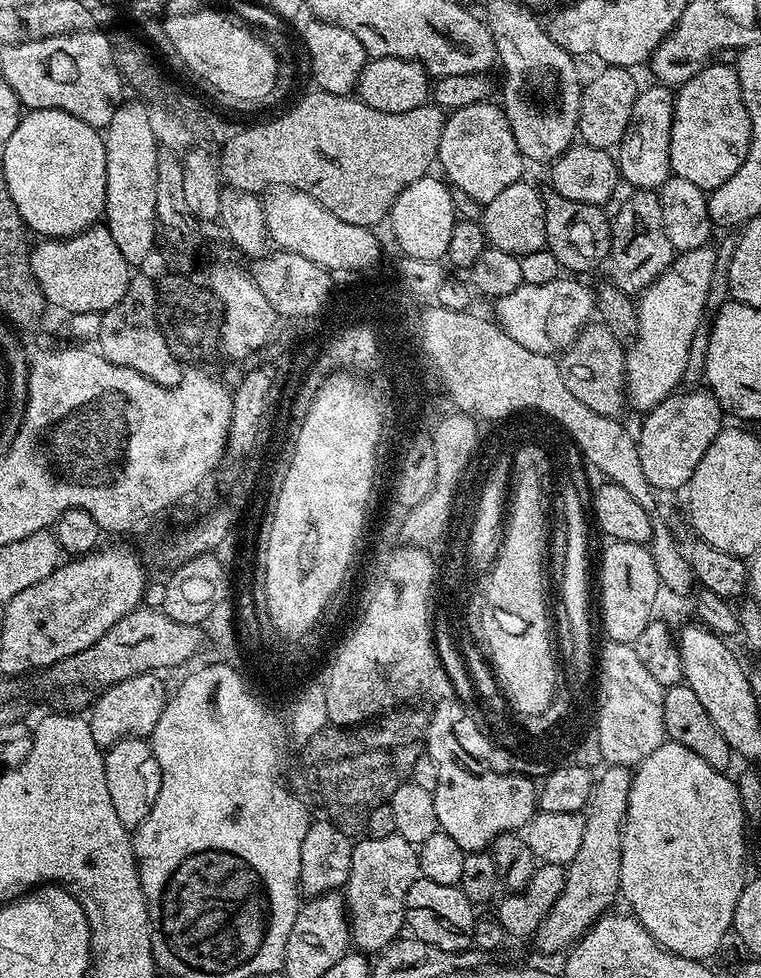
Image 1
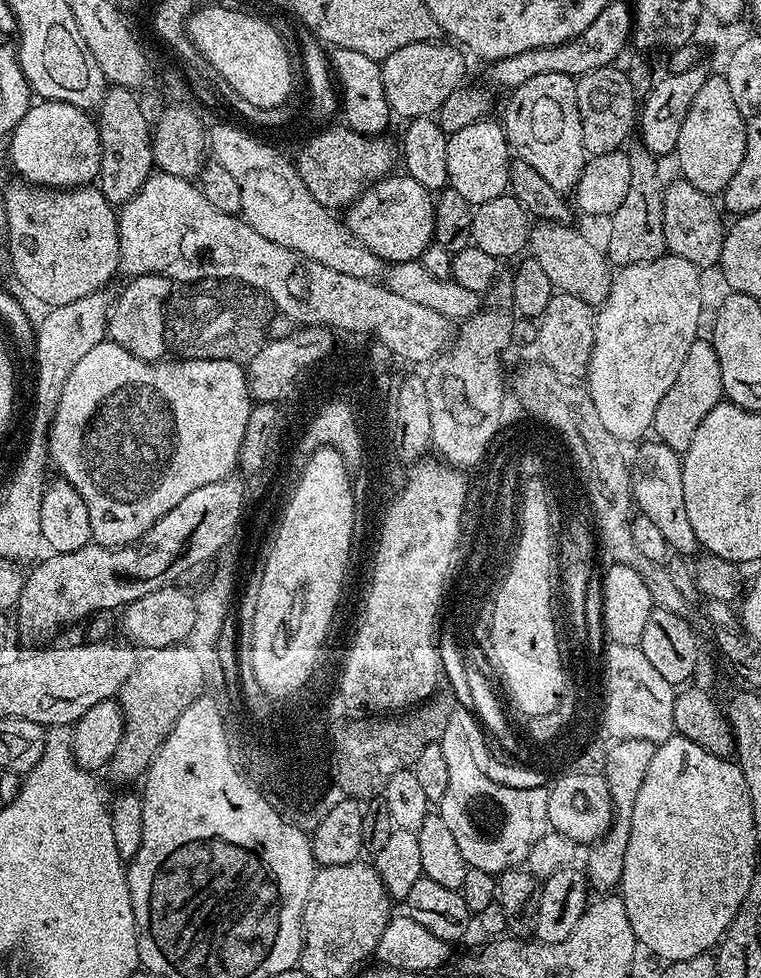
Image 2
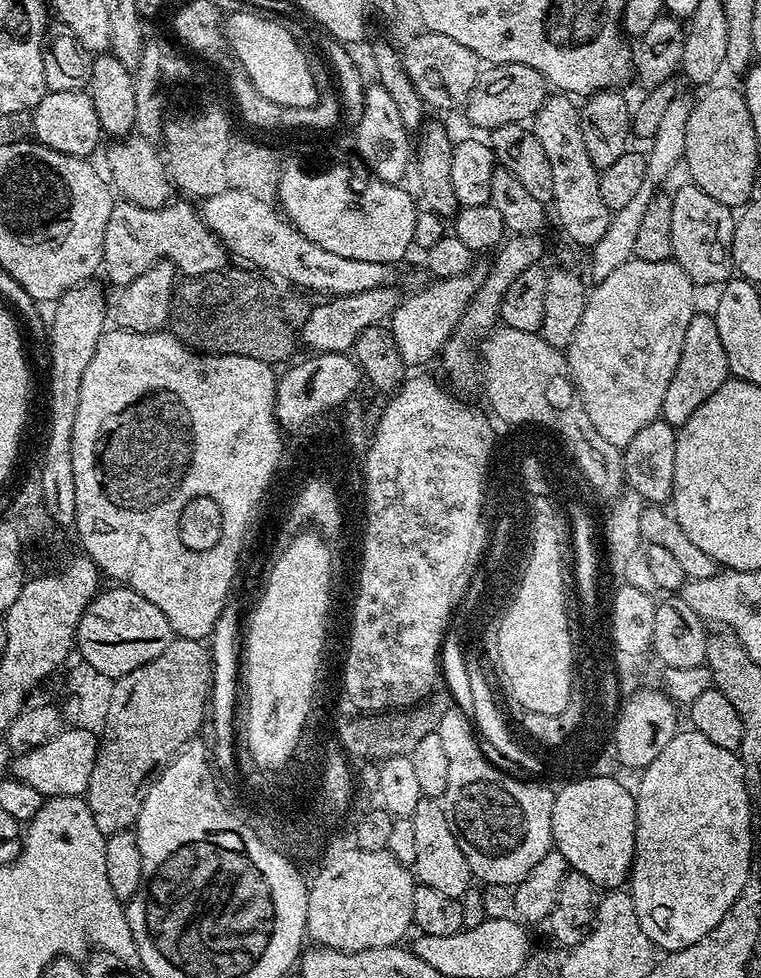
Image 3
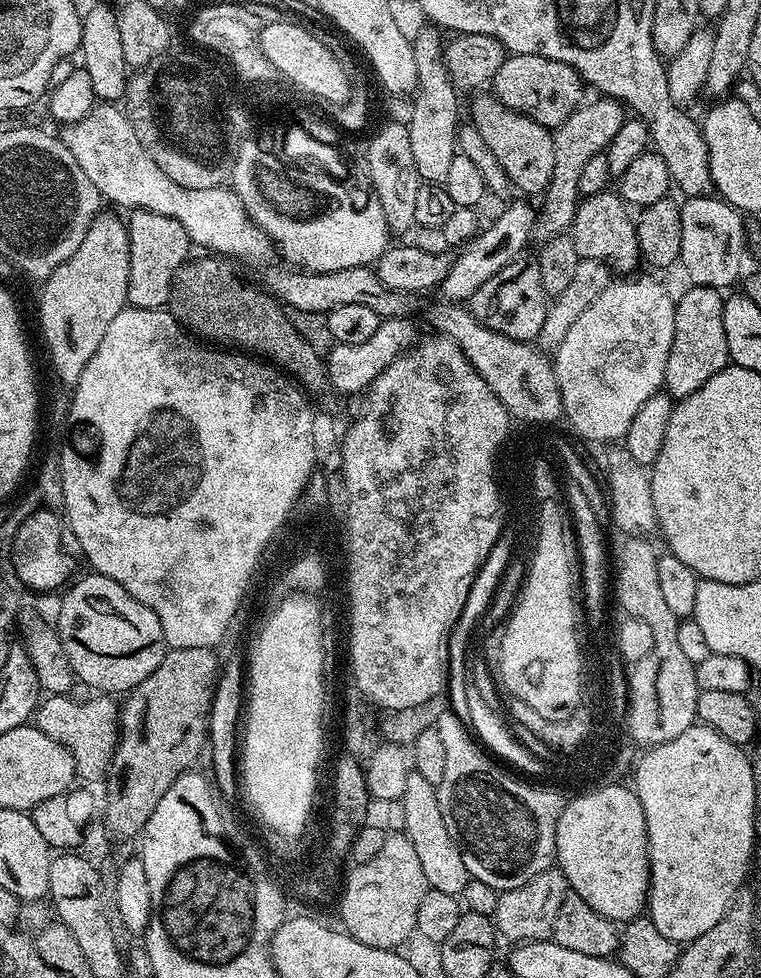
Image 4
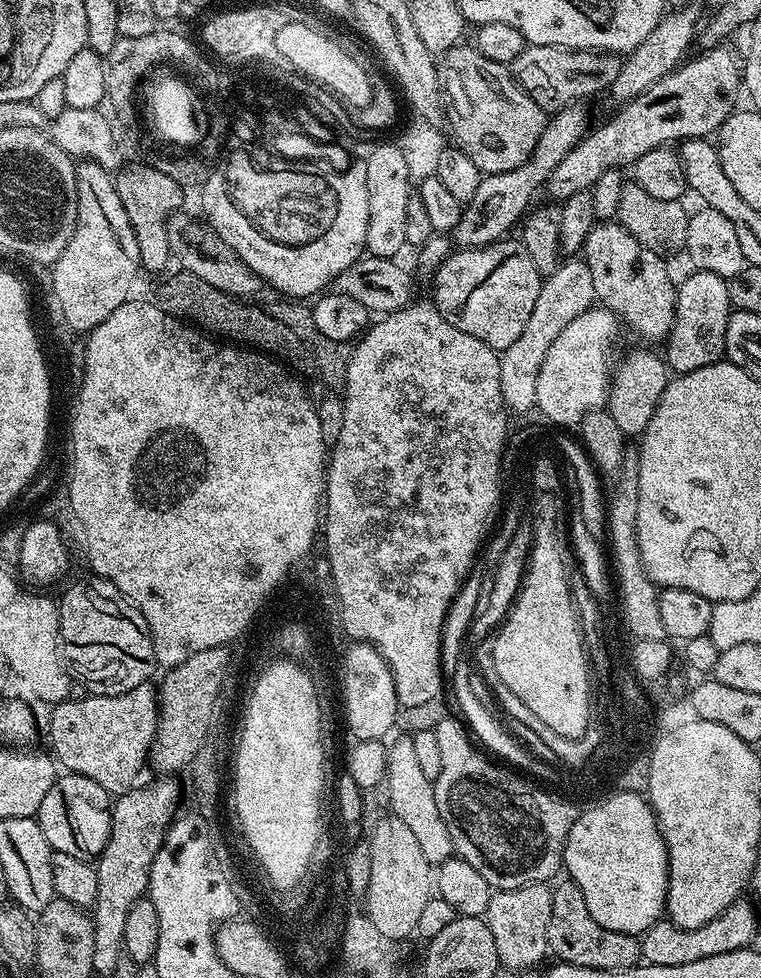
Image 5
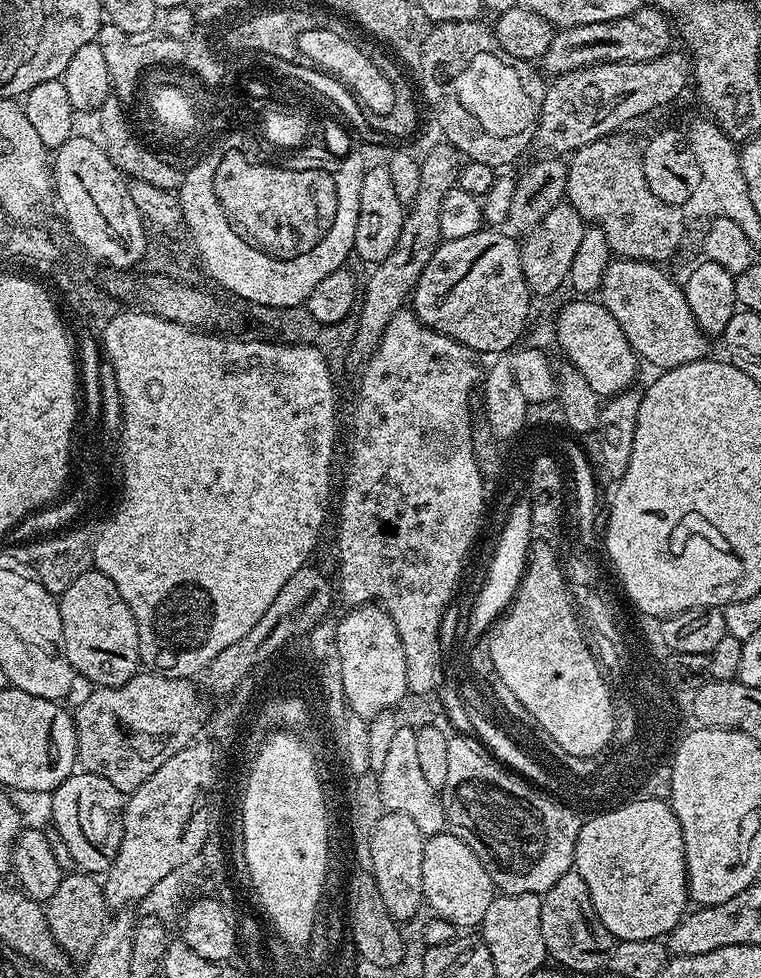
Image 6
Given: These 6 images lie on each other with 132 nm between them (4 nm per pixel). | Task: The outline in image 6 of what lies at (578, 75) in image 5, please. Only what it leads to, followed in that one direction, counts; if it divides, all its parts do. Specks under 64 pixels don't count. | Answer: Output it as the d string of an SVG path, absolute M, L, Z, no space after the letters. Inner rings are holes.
M645 6L626 18L559 29L552 37L550 50L544 55L543 71L555 78L564 72L610 61L652 61L671 49L670 26L671 21L663 11L655 6Z

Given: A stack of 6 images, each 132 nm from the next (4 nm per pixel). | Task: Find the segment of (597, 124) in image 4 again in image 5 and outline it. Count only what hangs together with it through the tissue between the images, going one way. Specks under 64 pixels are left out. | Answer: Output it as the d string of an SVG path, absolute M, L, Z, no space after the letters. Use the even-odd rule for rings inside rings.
M692 6L677 7L675 10L669 11L658 22L658 26L654 26L654 30L650 30L650 35L646 37L645 41L639 44L635 50L627 53L626 59L618 70L618 76L610 87L610 95L612 94L613 98L618 100L617 102L627 102L643 94L664 76L670 75L689 55L689 53L687 54L688 47L691 46L692 40L694 44L697 32L696 12Z

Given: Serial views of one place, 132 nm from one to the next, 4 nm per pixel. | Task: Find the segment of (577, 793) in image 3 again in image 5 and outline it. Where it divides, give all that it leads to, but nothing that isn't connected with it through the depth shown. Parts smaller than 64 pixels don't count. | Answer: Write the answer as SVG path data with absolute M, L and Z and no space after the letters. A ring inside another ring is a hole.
M617 792L596 803L594 811L587 814L580 812L564 847L562 868L567 879L573 880L578 886L578 890L582 890L582 898L586 898L586 910L590 910L594 922L598 922L598 926L606 926L606 930L614 930L627 936L639 937L647 928L654 926L656 921L665 915L668 902L668 851L666 850L666 842L660 833L656 816L652 813L652 806L643 795L634 792Z

